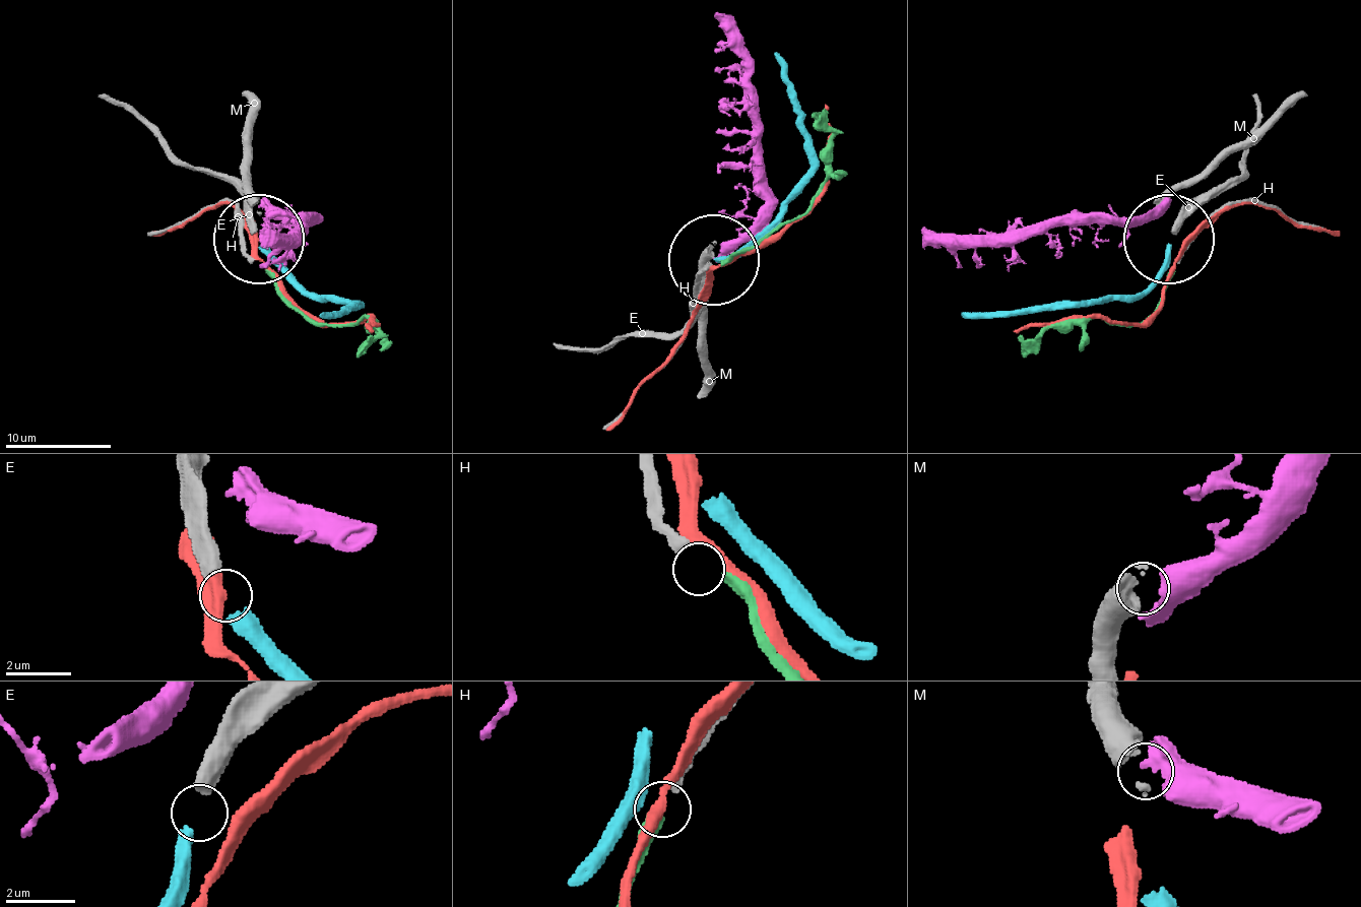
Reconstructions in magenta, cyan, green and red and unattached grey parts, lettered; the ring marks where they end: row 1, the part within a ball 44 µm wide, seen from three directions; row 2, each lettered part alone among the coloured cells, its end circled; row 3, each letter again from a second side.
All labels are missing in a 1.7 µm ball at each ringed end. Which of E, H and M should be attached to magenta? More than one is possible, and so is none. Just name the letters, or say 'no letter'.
M

